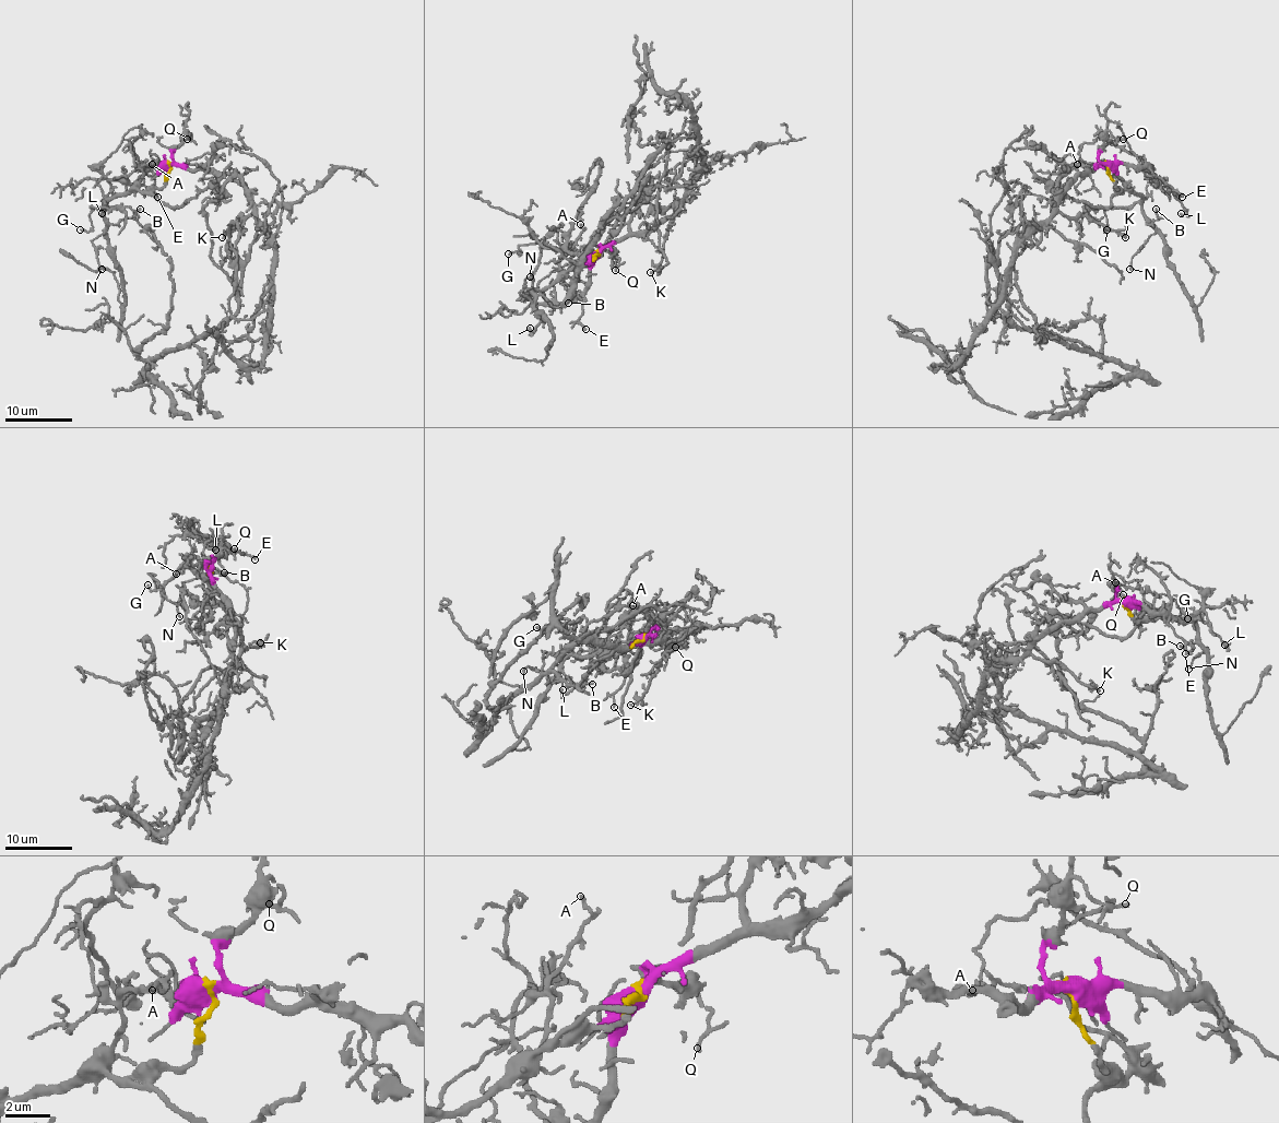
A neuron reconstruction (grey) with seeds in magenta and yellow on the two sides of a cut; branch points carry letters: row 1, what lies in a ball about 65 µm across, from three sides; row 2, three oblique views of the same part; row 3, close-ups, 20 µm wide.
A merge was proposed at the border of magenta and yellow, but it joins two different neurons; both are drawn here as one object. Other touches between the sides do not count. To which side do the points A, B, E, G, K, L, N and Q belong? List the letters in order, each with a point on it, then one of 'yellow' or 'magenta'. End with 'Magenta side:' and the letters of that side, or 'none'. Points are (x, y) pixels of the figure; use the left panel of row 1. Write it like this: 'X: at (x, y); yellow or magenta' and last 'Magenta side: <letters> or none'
A: at (152, 164); yellow
B: at (140, 209); yellow
E: at (157, 197); magenta
G: at (80, 229); yellow
K: at (222, 237); magenta
L: at (102, 213); magenta
N: at (102, 269); yellow
Q: at (187, 139); magenta
Magenta side: E, K, L, Q

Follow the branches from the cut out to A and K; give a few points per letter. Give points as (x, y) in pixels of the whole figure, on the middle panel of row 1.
A: (597, 252), (591, 262), (571, 267), (566, 272), (571, 250), (582, 231), (579, 223)
K: (597, 252), (630, 235), (644, 235), (681, 204), (663, 244), (660, 266), (650, 272)

